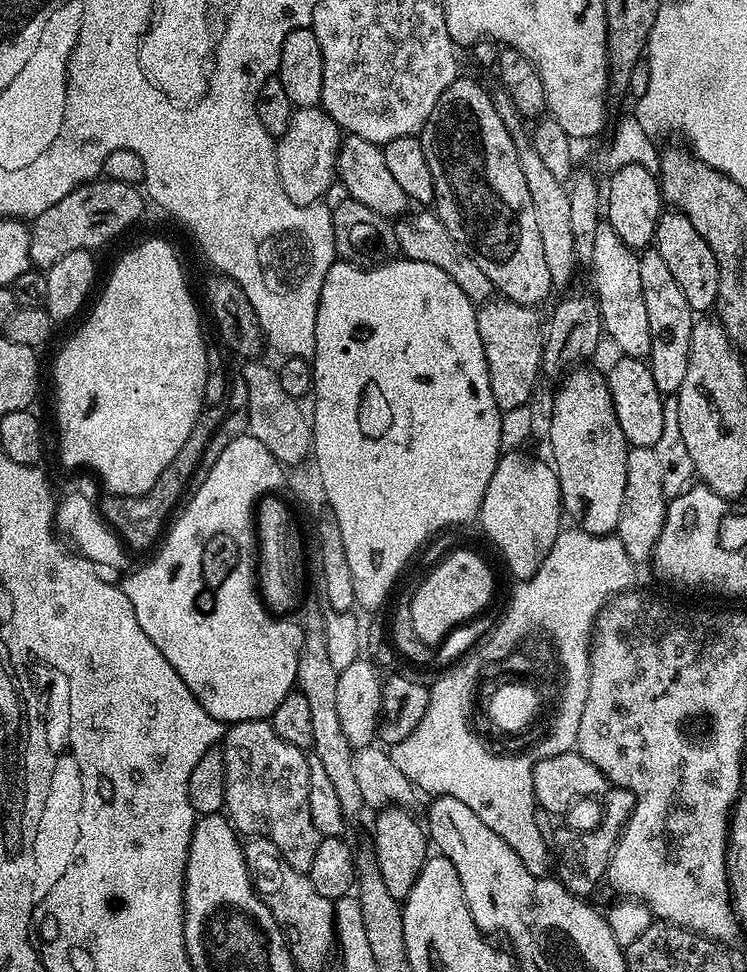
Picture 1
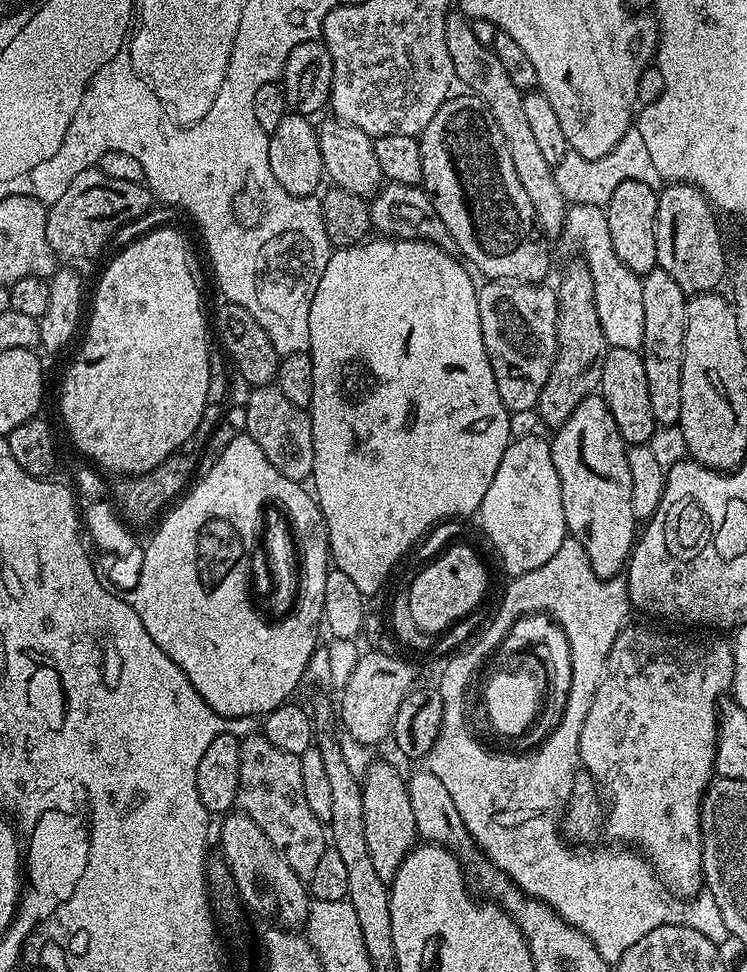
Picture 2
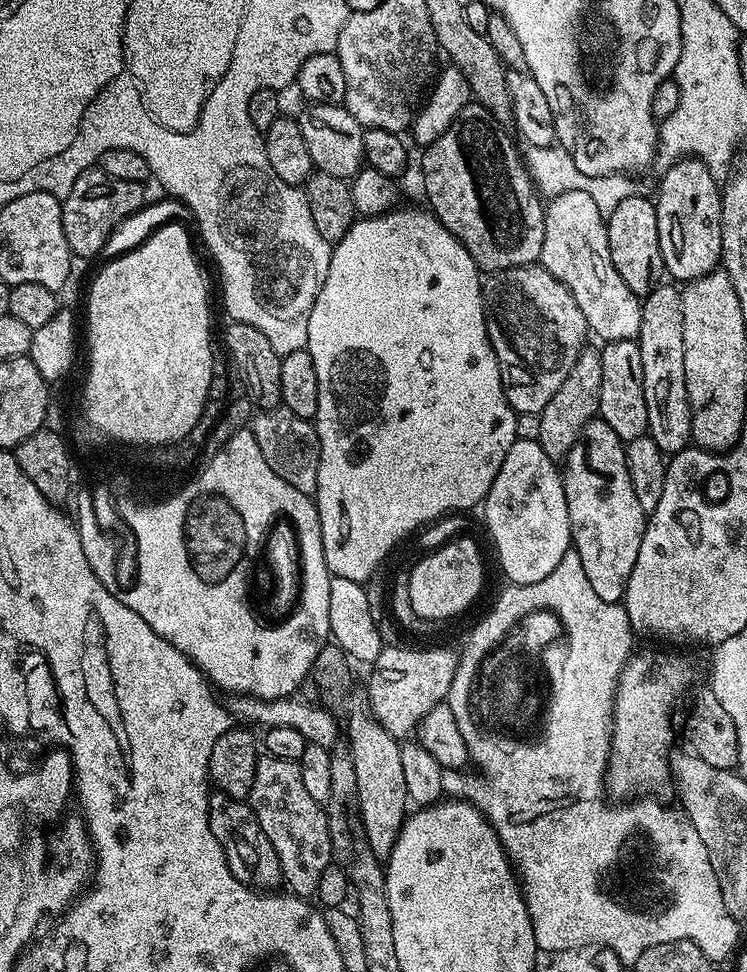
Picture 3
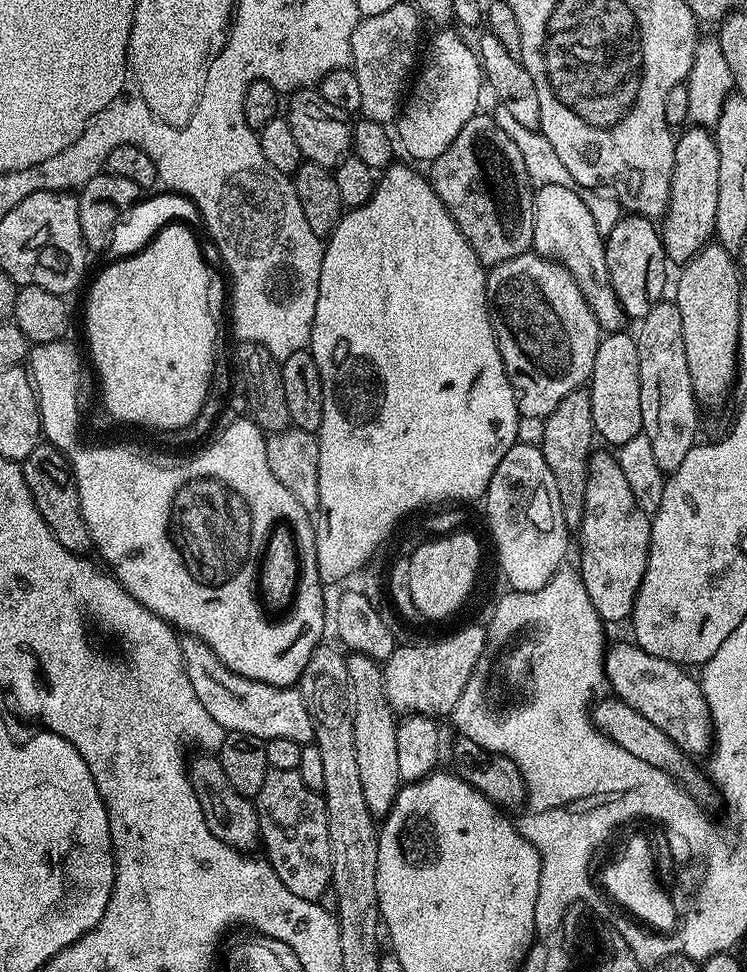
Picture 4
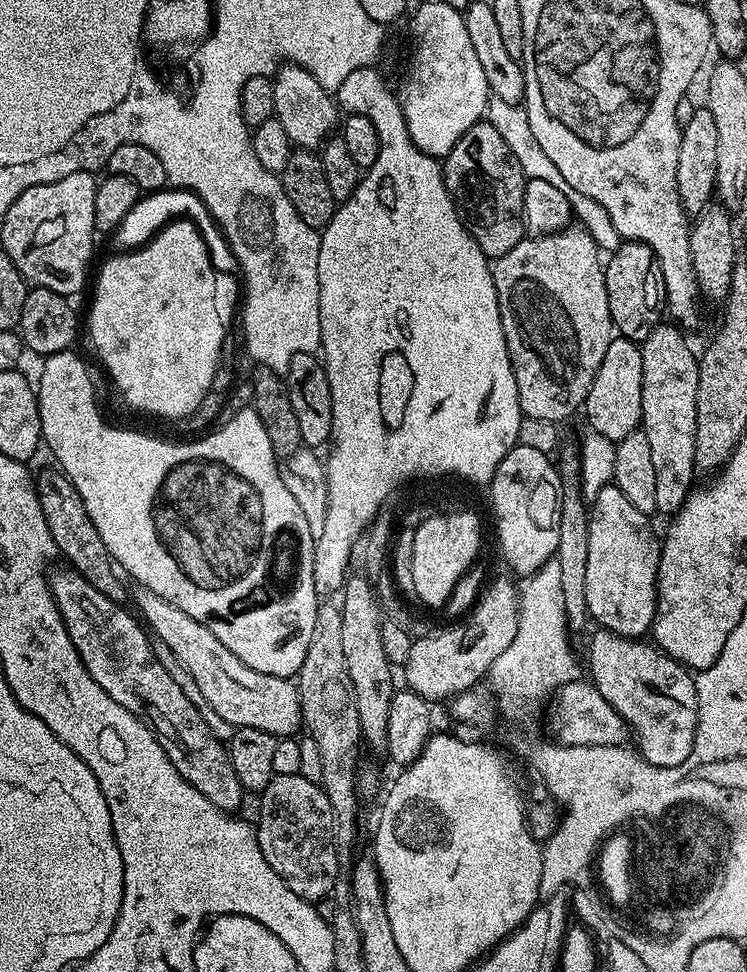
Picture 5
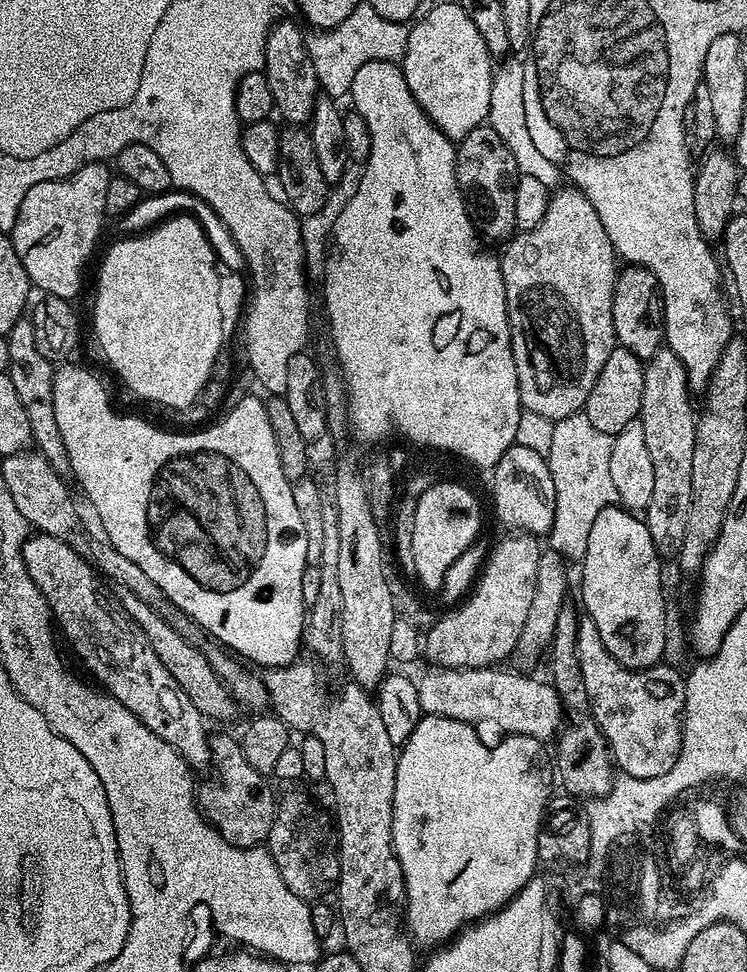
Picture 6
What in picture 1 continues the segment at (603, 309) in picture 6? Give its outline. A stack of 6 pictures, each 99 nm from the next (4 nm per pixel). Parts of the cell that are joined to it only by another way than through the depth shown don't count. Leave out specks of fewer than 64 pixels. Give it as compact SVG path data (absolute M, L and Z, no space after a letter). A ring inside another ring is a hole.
M493 298L477 307L478 334L486 354L490 390L494 390L494 402L501 412L528 404L536 379L541 379L546 328L543 323L540 325L536 312L539 311L535 307L515 304L507 298Z

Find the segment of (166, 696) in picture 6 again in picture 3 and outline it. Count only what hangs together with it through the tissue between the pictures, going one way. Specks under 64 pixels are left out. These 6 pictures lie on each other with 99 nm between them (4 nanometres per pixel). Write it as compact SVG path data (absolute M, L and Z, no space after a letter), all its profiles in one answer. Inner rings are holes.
M212 794L208 797L208 817L210 830L214 838L218 838L218 846L226 854L226 862L230 866L230 874L238 878L238 882L247 884L256 890L276 890L281 887L280 863L274 846L270 846L270 838L258 826L258 818L251 806L243 800L235 800L223 794Z

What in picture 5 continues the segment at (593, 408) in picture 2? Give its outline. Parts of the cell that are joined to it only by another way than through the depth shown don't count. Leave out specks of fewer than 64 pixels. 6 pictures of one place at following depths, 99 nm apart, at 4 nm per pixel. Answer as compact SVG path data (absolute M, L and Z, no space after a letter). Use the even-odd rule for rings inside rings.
M615 483L608 484L602 490L598 490L598 494L594 498L594 503L590 508L588 517L588 553L586 554L586 606L588 607L589 617L593 621L596 620L601 629L606 632L613 632L619 636L629 638L644 638L651 633L652 619L656 613L656 579L658 578L658 570L660 569L660 544L658 536L656 540L656 532L652 529L649 513L636 509L633 504L627 500L626 494L622 494L622 490L618 490Z

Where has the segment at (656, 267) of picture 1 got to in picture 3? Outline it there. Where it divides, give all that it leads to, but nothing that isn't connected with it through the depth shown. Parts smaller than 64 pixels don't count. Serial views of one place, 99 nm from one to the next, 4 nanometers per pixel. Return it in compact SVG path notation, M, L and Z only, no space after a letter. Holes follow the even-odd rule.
M664 282L646 297L643 297L642 326L638 343L642 354L642 386L646 394L646 418L648 419L647 435L651 436L661 452L675 454L689 447L692 438L692 407L686 394L686 362L682 350L682 298L681 289Z

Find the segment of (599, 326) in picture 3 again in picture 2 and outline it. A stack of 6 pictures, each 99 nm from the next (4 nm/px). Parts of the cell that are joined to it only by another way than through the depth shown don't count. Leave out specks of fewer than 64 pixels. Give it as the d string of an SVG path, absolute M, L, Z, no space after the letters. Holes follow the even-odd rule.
M571 205L564 219L564 236L580 244L579 255L588 265L590 278L594 278L594 306L598 310L598 322L602 322L602 334L606 334L608 347L640 352L644 346L646 326L646 318L642 318L642 279L622 266L622 258L614 254L607 211L598 206Z

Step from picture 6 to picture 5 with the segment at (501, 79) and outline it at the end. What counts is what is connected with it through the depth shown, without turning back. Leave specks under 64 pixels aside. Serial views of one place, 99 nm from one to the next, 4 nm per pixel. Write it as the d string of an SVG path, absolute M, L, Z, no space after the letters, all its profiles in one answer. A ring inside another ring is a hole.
M495 98L489 99L486 120L487 123L494 126L494 130L498 130L498 134L502 134L502 139L506 141L506 146L510 146L514 158L518 158L518 166L522 166L527 179L542 178L546 182L558 186L558 190L567 192L568 201L572 203L572 211L579 227L588 232L590 238L594 238L596 247L600 249L601 253L611 254L620 249L622 237L618 234L618 230L614 230L614 222L610 222L610 214L606 214L606 208L598 202L594 202L594 198L586 198L586 194L578 194L578 190L568 187L566 178L562 178L562 174L558 171L558 166L554 166L554 162L550 162L550 158L546 158L542 146L538 146L538 142L534 142L534 133L530 130L528 115L520 104L502 102Z

